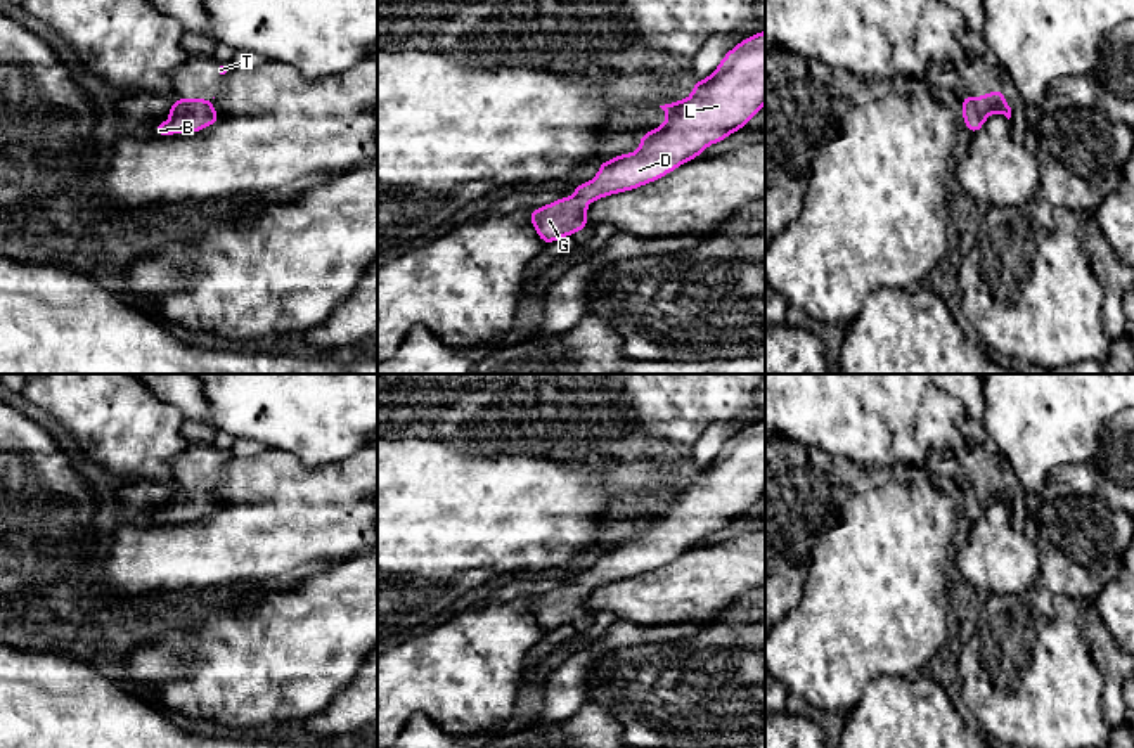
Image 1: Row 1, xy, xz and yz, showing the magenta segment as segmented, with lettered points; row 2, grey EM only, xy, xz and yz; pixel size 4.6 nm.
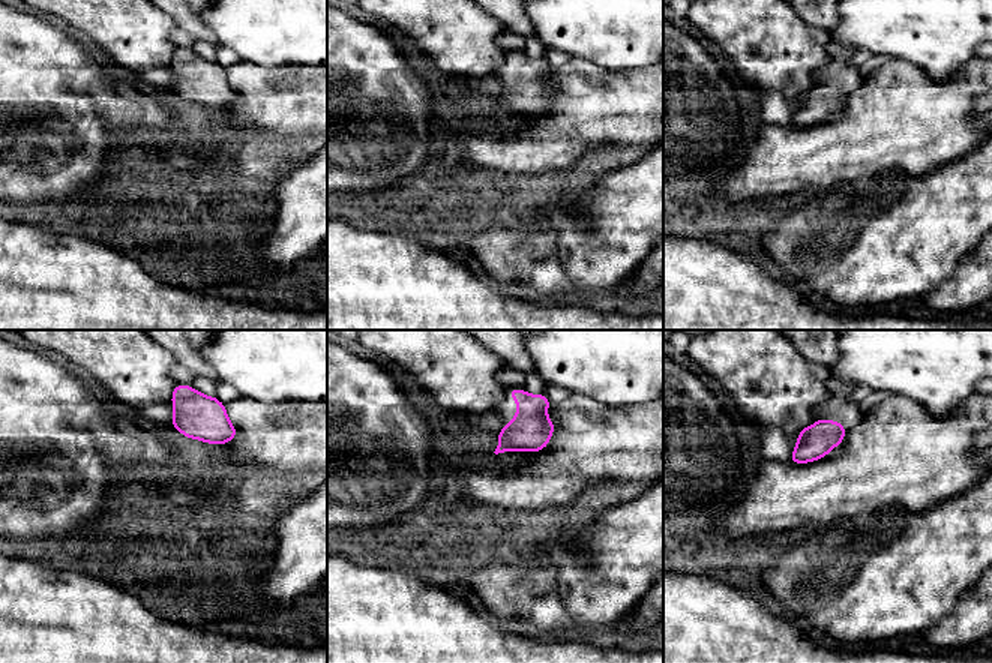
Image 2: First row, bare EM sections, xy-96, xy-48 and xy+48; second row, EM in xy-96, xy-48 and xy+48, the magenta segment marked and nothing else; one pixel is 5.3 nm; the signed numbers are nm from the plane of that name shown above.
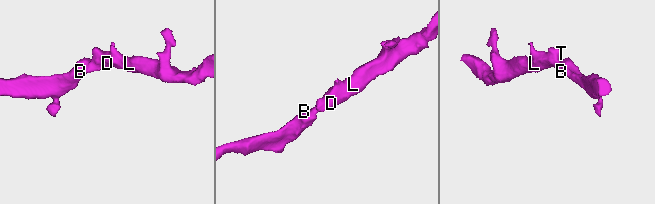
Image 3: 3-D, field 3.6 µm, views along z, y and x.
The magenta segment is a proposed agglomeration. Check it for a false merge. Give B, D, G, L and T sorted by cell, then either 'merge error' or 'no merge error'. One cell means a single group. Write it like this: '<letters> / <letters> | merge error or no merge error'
B D G L T | no merge error

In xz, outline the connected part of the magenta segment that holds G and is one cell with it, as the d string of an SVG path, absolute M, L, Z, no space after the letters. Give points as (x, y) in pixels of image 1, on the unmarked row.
M765 417L739 429L731 436L705 468L693 471L693 483L660 493L667 500L667 509L641 523L635 540L620 542L609 549L601 549L594 568L578 571L573 585L561 585L535 596L530 601L538 625L551 632L561 625L573 623L589 613L587 590L604 584L627 580L660 568L680 552L698 545L703 538L741 518L765 492Z

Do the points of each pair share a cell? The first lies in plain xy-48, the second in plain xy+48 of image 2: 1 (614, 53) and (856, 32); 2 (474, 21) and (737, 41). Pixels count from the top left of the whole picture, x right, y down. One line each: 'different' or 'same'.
1: same
2: same

